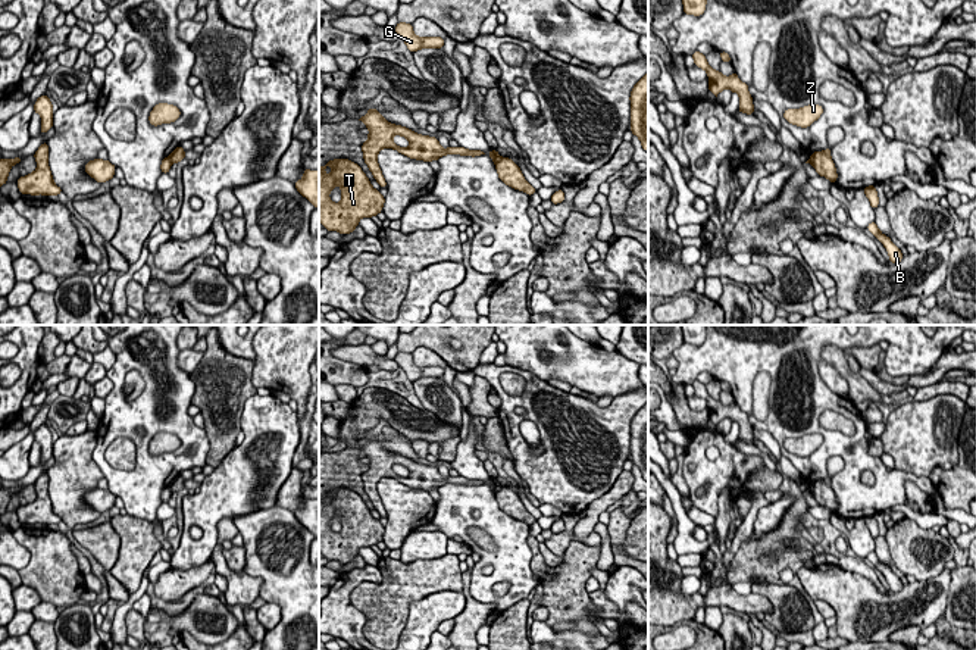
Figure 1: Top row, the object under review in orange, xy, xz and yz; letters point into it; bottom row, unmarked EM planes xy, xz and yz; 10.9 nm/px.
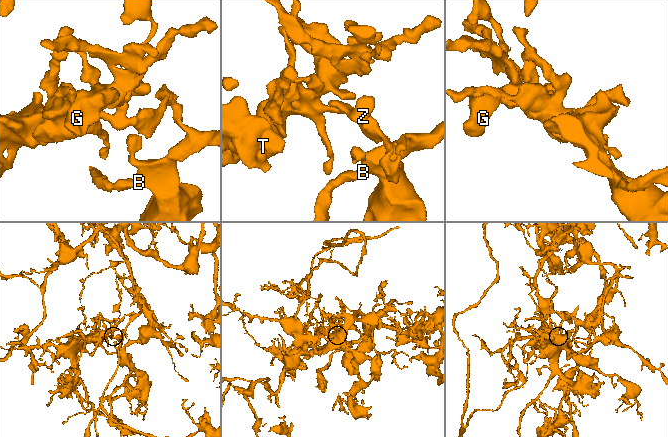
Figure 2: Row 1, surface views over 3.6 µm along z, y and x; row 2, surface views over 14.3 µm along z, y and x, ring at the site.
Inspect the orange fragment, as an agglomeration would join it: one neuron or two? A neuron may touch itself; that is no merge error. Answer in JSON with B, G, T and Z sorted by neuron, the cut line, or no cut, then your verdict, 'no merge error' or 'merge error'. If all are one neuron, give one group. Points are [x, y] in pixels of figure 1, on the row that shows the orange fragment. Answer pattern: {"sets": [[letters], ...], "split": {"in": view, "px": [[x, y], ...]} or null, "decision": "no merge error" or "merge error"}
{"sets": [["B"], ["G", "T", "Z"]], "split": {"in": "xy", "px": [[168, 158], [171, 163]]}, "decision": "merge error"}

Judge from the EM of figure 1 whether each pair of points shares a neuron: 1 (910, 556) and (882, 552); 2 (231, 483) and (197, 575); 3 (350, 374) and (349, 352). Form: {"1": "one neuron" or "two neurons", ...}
{"1": "two neurons", "2": "two neurons", "3": "two neurons"}

